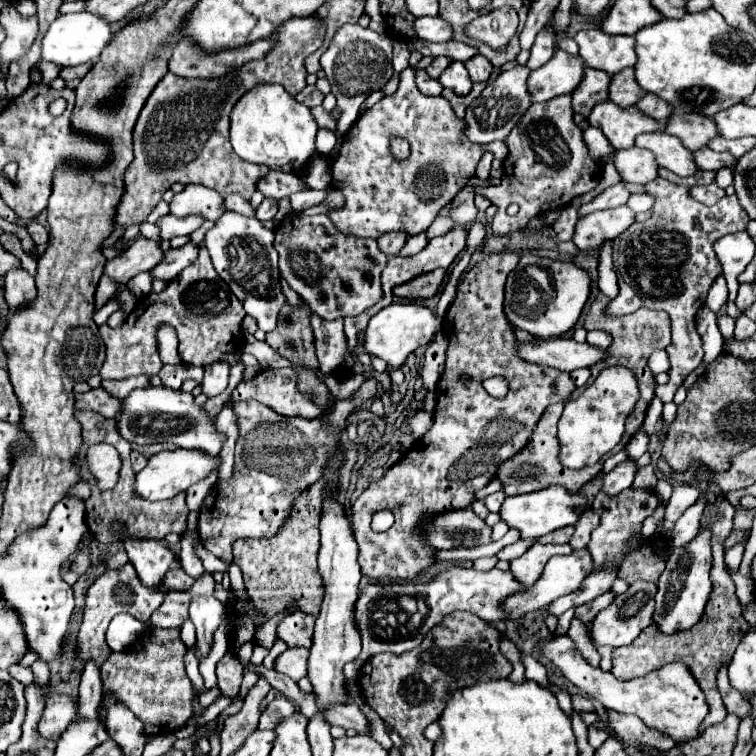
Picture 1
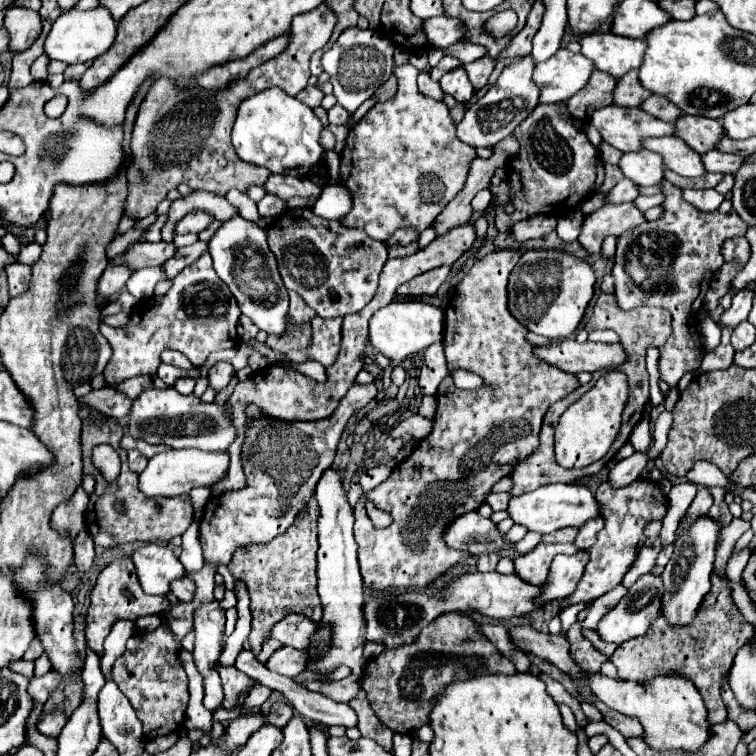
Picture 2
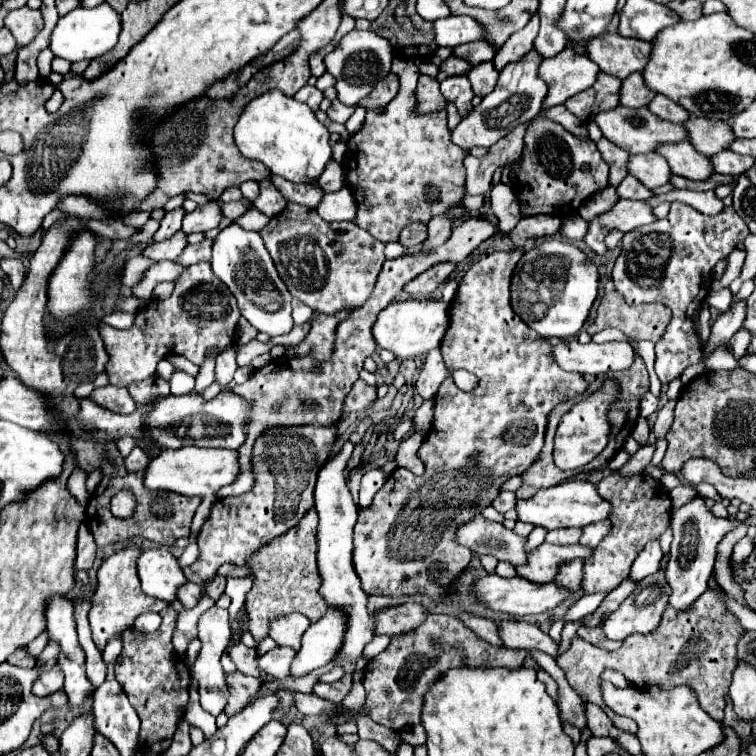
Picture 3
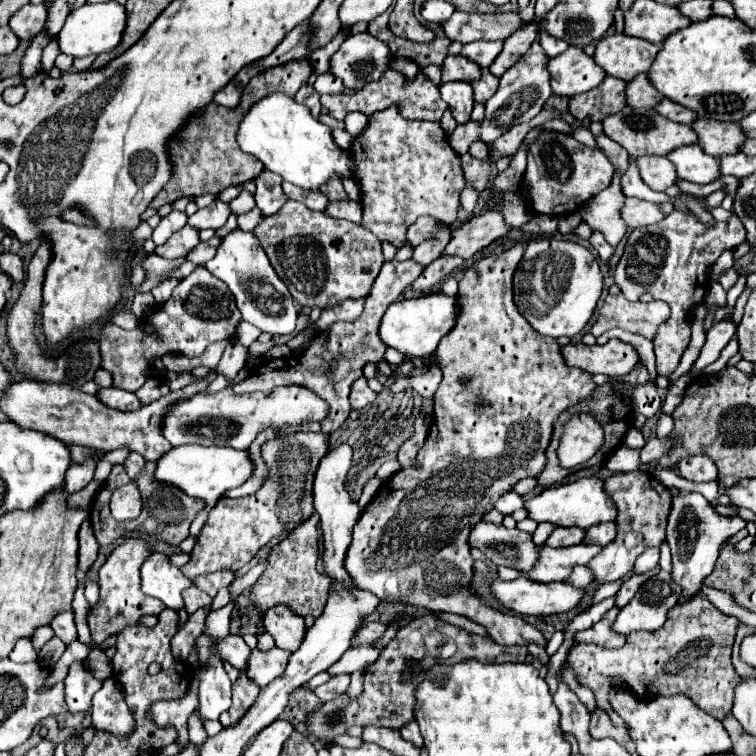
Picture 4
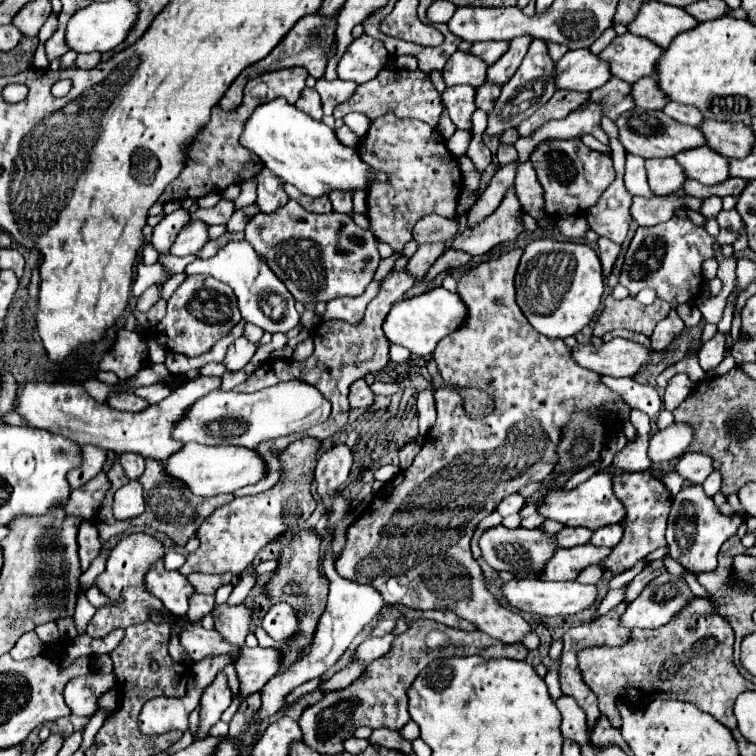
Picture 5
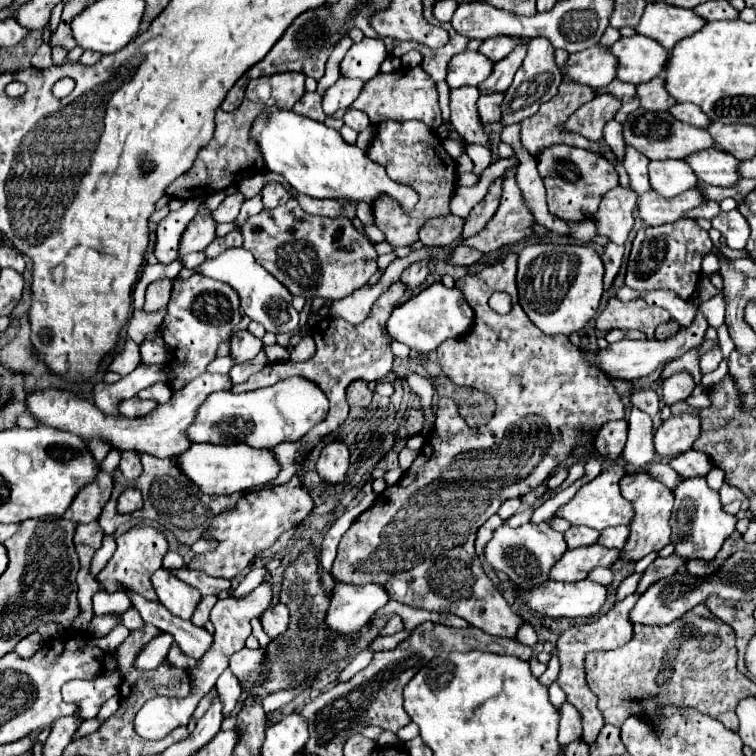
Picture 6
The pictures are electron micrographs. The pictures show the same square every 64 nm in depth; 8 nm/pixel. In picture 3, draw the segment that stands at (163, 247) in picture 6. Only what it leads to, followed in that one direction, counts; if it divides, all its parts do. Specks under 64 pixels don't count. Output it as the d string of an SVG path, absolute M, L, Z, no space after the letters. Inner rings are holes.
M176 208L176 210L168 212L168 214L162 218L158 232L154 234L154 242L162 242L162 240L166 240L168 236L176 234L176 232L180 230L180 226L182 226L184 214L186 214L186 212L184 212L184 208Z

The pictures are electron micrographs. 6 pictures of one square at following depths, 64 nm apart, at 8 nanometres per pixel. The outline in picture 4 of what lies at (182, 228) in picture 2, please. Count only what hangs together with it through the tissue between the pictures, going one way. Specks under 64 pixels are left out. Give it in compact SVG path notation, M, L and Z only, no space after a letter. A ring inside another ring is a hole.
M216 200L208 208L202 208L196 214L192 214L188 218L188 224L192 224L194 228L200 228L200 230L204 230L204 228L218 230L218 228L222 228L226 224L228 216L230 216L230 206L226 202L222 202L222 200Z

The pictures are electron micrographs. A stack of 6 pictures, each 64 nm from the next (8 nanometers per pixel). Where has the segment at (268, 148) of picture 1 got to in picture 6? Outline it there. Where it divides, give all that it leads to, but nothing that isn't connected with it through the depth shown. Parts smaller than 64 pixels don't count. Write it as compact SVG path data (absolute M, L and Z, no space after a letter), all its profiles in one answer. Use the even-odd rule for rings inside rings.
M266 110L256 118L252 138L260 142L260 150L270 172L282 174L290 186L312 198L346 198L350 202L374 204L382 194L400 204L404 212L410 212L418 194L410 186L398 184L388 178L384 166L368 160L368 154L344 142L340 132L324 126L322 122L296 116L292 110Z

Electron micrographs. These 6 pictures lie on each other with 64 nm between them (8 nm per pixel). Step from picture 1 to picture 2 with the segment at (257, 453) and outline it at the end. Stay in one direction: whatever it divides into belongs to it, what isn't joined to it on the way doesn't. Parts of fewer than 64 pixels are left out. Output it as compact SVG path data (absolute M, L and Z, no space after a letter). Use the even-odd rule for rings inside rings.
M354 384L348 394L340 400L340 408L336 416L328 422L296 422L284 424L280 420L264 420L254 406L246 408L250 418L248 438L242 448L242 464L248 478L244 490L226 492L222 496L212 496L206 502L206 514L200 520L200 544L204 550L204 566L198 572L190 572L188 578L196 584L196 598L192 604L168 606L160 616L170 624L176 642L194 630L194 612L198 604L212 602L212 578L216 576L216 566L228 564L236 550L246 548L250 544L268 544L278 534L286 532L300 510L308 504L314 494L314 488L322 476L322 472L332 464L340 434L346 426L346 420L368 402L376 398L374 384Z

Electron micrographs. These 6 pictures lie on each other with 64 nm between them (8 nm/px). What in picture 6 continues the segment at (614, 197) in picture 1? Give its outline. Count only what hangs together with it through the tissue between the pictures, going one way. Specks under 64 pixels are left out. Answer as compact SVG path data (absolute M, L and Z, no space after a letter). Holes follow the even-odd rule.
M626 144L626 154L624 154L624 168L630 176L630 186L636 194L644 194L650 188L648 182L648 158L638 152L636 148L632 148L630 144Z

